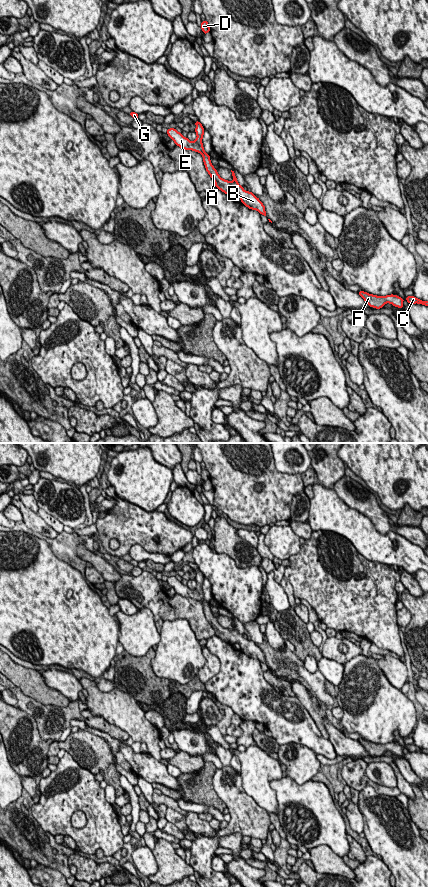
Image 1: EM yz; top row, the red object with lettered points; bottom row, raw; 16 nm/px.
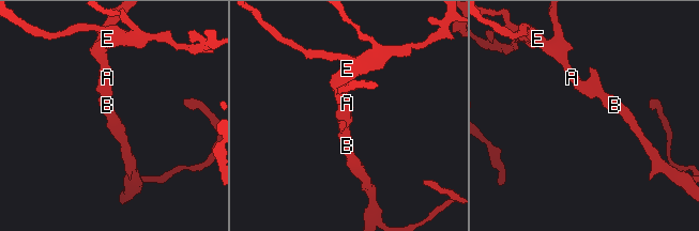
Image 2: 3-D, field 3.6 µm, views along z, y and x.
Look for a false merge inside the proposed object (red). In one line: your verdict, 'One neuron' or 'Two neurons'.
One neuron

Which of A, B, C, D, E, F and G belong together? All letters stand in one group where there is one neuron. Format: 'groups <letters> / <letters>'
groups A B C D E F G

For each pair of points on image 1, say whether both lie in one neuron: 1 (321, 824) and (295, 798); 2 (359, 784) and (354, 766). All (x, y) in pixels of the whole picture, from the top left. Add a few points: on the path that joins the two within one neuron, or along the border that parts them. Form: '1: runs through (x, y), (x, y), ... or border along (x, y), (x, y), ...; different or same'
1: runs through (316, 817), (310, 809), (302, 805); same
2: runs through (357, 780), (354, 777), (354, 770); same

